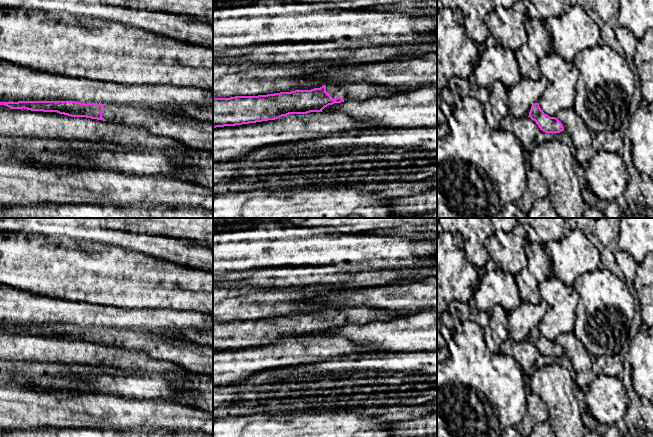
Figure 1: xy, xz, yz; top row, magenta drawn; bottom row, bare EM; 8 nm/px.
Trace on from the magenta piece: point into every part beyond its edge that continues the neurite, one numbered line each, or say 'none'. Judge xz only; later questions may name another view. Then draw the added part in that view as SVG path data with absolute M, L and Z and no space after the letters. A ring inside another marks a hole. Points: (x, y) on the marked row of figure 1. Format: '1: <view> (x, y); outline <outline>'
1: xz (349, 92); outline M327 84L326 92L335 99L342 97L344 101L360 101L370 98L385 98L401 93L402 91L390 89L380 84Z

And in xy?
1: xy (195, 135); outline M104 104L102 117L127 126L142 127L156 136L176 140L190 149L213 152L213 124L166 116L150 108Z

